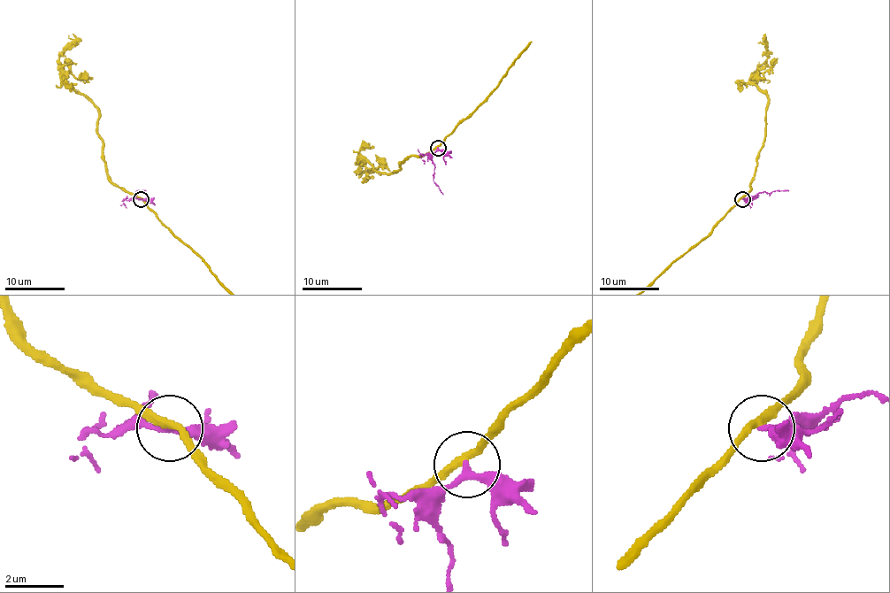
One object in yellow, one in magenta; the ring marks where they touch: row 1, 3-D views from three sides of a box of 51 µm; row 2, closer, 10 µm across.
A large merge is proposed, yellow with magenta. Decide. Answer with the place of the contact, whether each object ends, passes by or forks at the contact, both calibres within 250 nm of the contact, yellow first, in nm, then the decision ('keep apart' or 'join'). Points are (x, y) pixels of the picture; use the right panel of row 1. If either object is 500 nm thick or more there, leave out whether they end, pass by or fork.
place (742, 199); yellow passes by; magenta passes by; calibres 260 and 220 nm; keep apart

